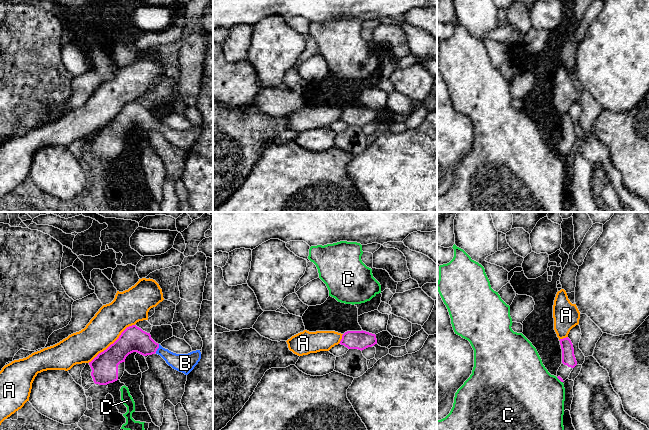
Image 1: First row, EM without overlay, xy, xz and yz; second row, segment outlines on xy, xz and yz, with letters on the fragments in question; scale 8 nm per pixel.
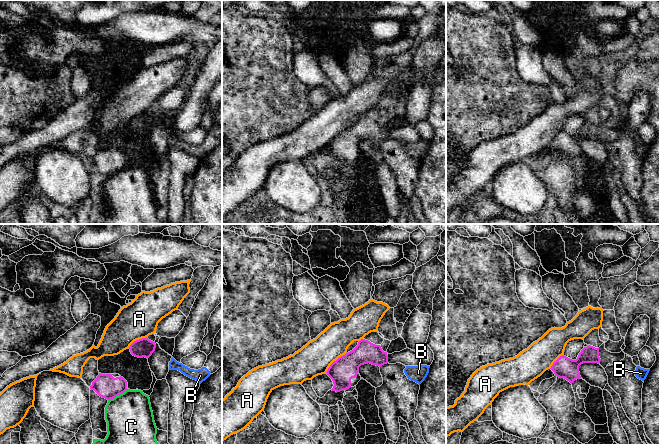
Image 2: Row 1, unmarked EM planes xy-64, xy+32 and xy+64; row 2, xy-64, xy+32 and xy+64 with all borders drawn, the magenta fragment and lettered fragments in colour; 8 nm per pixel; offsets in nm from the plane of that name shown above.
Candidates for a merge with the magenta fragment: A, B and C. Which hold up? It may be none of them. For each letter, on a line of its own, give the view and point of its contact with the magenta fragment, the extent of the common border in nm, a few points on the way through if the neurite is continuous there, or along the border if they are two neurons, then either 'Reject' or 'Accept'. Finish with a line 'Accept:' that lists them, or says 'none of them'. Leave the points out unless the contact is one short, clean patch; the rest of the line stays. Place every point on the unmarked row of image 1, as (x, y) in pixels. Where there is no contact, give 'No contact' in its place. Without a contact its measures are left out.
A: Touches magenta at xy (111, 120). Shared border 480 nm. Boundary: xy (134, 100), (127, 103), (112, 119), (88, 138). Reject
B: Touches magenta at xy (158, 123). Shared border 80 nm. Path across: xy (133, 115), (150, 123), (158, 123), (172, 135), (184, 139). Accept
C: Touches magenta at yz (559, 155). Shared border 70 nm. Boundary: yz (556, 153), (562, 158). Reject
Accept: B

